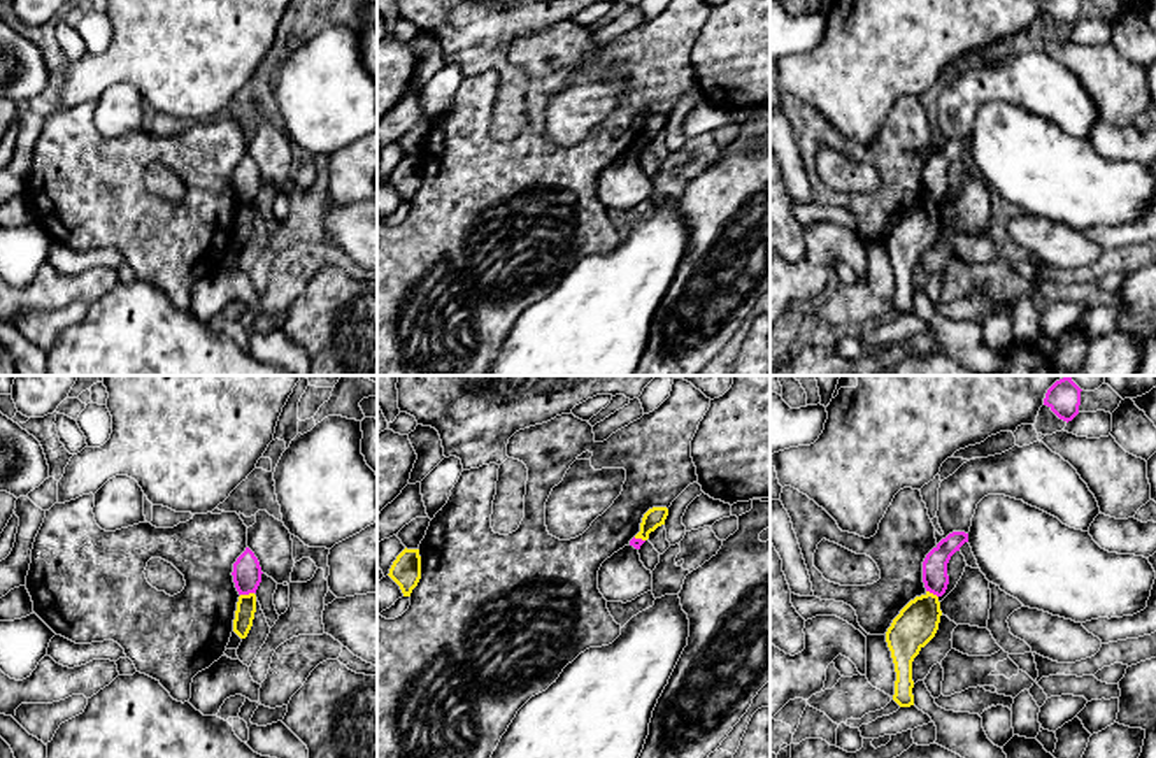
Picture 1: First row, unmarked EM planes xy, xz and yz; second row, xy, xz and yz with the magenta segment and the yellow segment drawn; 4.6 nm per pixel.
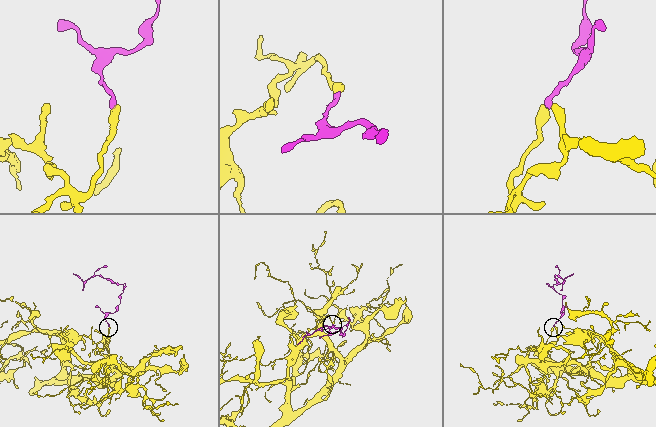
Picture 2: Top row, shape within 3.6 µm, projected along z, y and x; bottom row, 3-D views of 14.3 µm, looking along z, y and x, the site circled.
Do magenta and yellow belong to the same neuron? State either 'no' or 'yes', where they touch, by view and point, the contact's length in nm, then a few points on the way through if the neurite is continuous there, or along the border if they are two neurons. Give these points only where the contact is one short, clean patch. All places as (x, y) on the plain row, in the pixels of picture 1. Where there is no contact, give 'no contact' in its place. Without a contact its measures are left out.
no; contact xy (246, 200); length 70 nm; border xy (253, 199), (241, 202)

